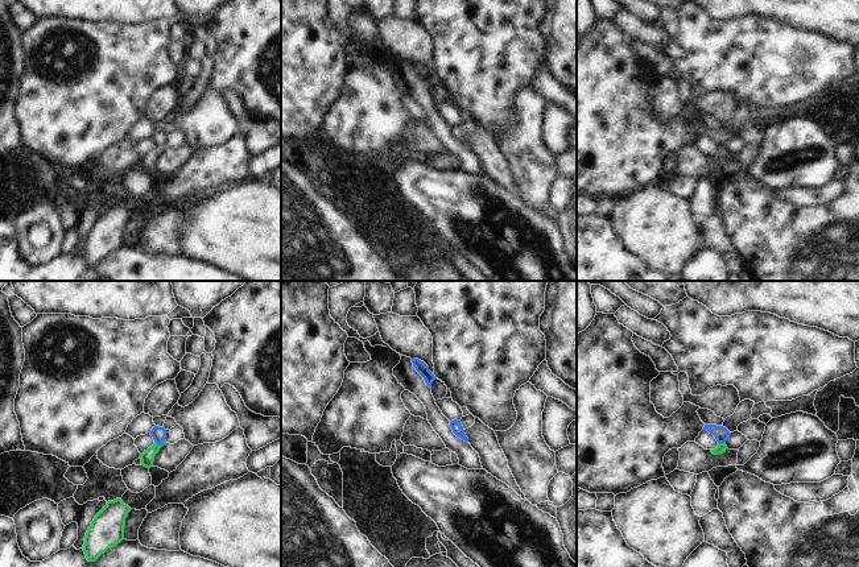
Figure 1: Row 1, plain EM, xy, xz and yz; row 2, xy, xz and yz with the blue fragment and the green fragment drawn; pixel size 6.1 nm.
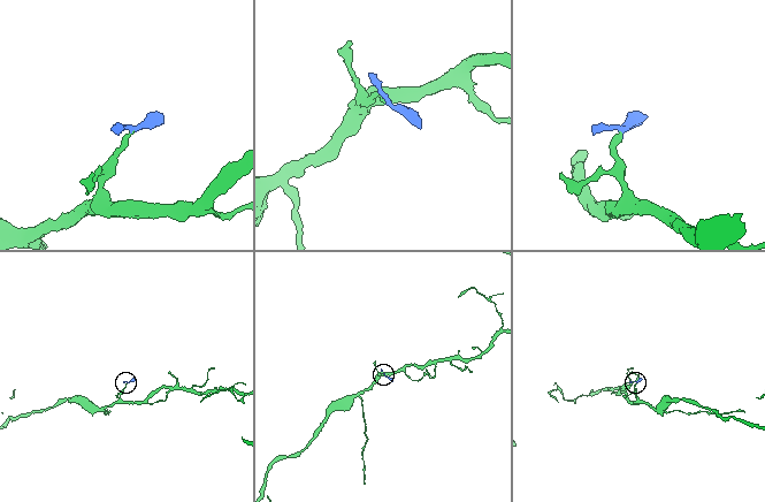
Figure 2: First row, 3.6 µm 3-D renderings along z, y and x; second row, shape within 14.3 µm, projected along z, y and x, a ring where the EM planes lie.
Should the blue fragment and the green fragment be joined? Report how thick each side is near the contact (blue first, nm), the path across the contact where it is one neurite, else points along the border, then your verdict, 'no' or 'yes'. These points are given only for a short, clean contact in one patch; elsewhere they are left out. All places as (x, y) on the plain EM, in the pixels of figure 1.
90/80 nm | across xy (159, 139), (160, 149), (147, 162) | yes

